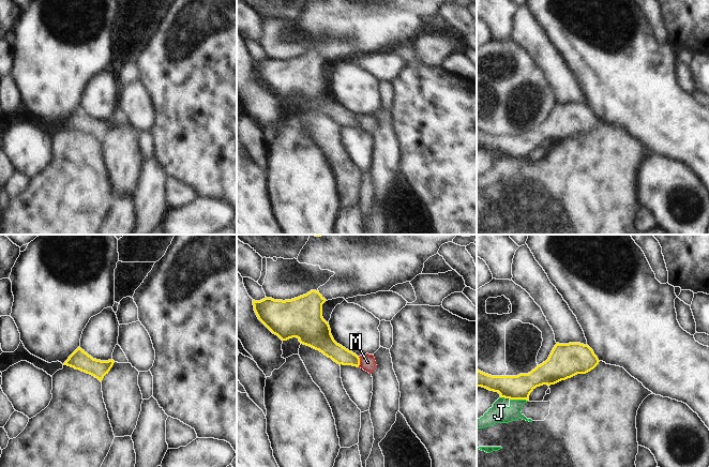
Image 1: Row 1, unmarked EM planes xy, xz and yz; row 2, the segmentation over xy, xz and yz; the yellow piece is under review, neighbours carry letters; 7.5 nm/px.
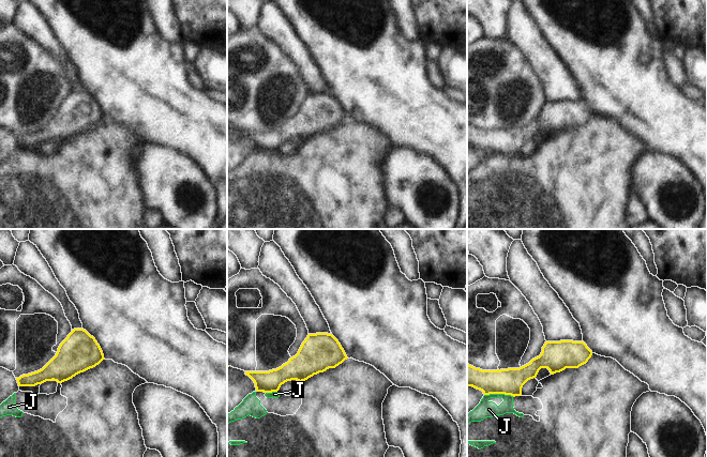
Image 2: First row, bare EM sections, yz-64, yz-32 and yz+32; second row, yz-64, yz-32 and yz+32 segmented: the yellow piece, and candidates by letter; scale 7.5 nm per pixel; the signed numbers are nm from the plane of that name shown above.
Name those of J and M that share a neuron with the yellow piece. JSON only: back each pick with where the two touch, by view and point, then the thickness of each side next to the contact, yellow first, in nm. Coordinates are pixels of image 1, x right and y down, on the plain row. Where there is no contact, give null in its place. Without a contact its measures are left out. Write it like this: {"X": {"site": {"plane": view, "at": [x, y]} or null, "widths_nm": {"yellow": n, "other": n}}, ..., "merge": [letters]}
{"M": {"site": {"plane": "xz", "at": [359, 122]}, "widths_nm": {"yellow": 130, "other": 120}}, "merge": ["M"]}

